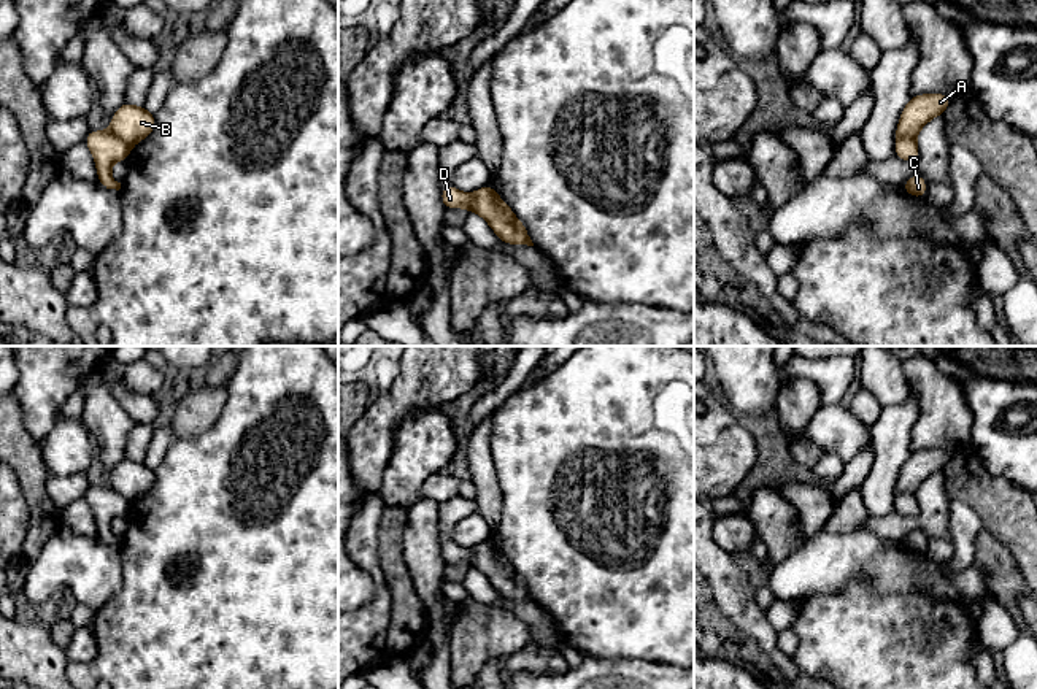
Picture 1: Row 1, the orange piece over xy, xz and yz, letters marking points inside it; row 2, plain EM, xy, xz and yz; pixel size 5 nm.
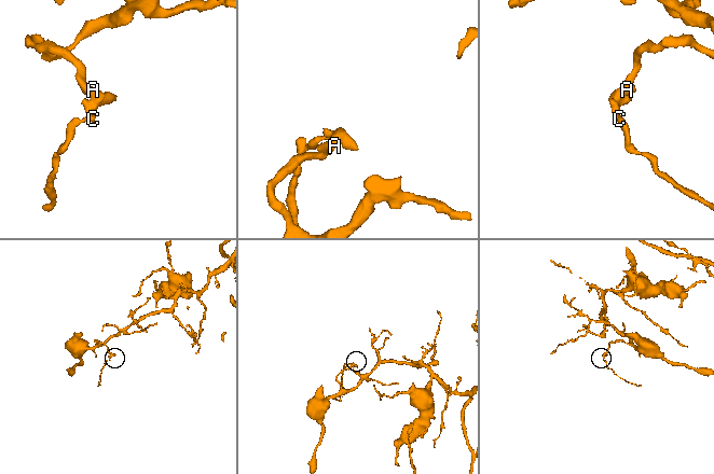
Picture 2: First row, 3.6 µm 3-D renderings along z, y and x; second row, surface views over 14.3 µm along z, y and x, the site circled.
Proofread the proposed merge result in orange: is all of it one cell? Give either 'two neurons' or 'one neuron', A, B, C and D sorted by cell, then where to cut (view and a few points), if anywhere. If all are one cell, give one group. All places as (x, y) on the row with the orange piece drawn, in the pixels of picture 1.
two neurons | A B / C D | xy (108, 130), (131, 146)

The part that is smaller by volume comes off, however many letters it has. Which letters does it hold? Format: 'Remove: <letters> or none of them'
Remove: C, D

